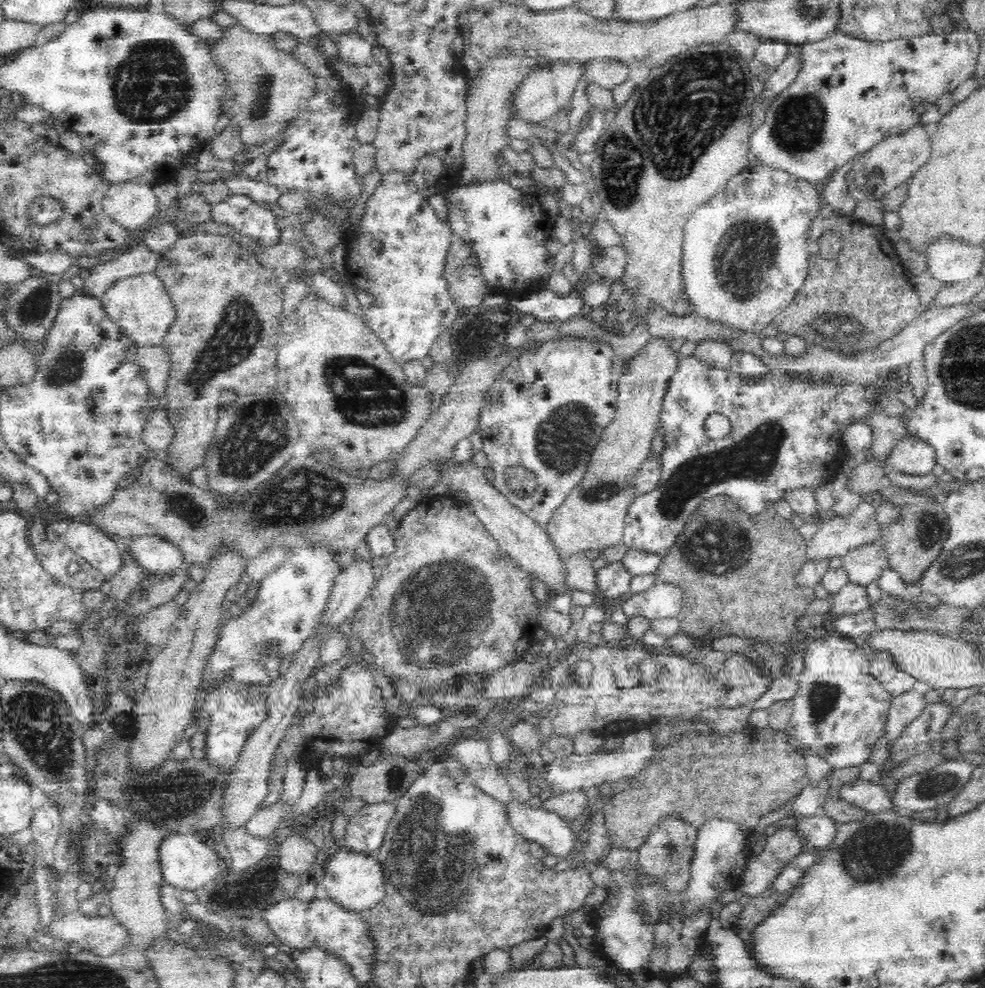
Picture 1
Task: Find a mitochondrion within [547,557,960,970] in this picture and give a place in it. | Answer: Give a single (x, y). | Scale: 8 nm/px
(877, 852)

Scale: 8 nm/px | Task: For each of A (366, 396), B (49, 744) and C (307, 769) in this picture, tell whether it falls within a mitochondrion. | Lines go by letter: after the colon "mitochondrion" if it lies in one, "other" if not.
A: mitochondrion
B: mitochondrion
C: other

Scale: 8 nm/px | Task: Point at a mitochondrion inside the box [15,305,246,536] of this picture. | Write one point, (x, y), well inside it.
(65, 368)

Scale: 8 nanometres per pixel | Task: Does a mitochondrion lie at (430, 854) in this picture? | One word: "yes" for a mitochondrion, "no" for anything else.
yes

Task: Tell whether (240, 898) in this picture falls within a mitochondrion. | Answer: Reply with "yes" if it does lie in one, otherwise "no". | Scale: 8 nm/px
no

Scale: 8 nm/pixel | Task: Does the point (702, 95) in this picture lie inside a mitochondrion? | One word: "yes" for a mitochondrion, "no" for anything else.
yes

